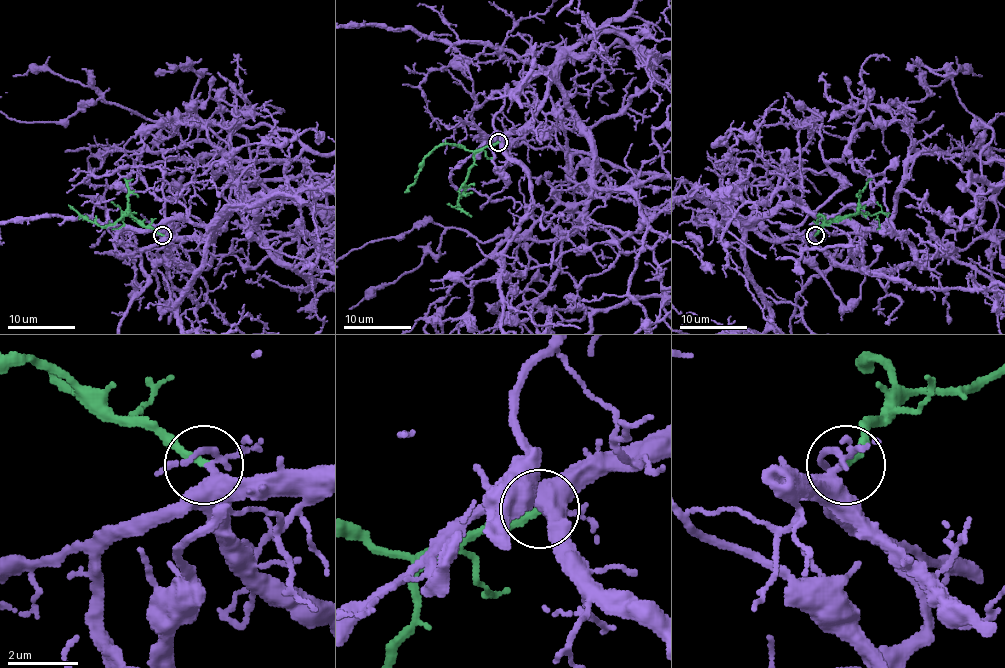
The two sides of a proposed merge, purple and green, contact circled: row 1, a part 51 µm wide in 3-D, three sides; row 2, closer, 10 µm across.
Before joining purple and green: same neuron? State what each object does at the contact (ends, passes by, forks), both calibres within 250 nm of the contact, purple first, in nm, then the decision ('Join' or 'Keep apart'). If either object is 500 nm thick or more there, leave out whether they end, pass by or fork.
At the ring purple forks. At the ring green ends. Thickness 280 nm (purple) against 240 nm. Join

